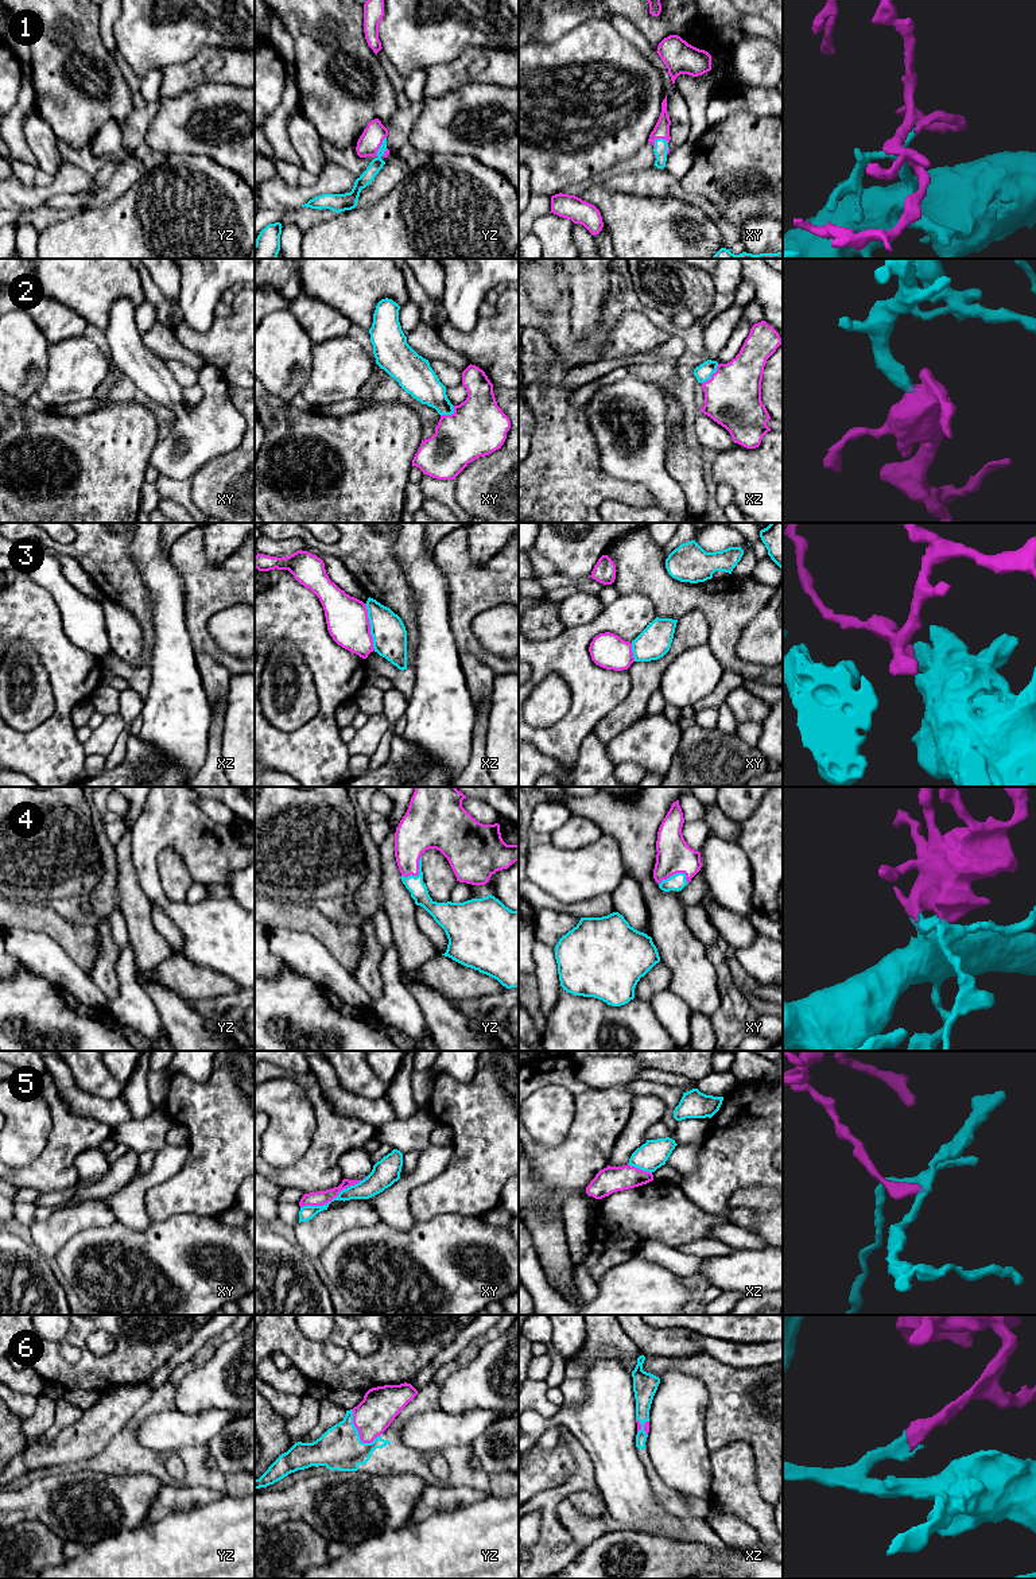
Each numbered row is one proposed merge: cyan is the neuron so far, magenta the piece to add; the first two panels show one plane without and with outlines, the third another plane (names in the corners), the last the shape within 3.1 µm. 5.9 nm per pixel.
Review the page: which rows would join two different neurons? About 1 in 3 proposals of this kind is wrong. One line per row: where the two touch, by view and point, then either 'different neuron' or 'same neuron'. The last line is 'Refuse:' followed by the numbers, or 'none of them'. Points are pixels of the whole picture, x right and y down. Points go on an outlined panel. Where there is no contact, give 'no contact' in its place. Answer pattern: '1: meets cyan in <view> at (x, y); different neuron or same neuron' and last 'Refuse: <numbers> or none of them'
1: meets cyan in xy at (656, 139); same neuron
2: meets cyan in xz at (710, 376); same neuron
3: meets cyan in xz at (371, 627); different neuron
4: meets cyan in yz at (419, 873); same neuron
5: meets cyan in xy at (334, 1198); different neuron
6: meets cyan in yz at (356, 1430); same neuron
Refuse: 3, 5

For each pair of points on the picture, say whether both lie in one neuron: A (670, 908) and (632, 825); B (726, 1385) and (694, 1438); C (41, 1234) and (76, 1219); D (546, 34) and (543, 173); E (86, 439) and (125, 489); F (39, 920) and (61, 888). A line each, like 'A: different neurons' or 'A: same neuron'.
A: same neuron
B: different neurons
C: same neuron
D: different neurons
E: same neuron
F: different neurons

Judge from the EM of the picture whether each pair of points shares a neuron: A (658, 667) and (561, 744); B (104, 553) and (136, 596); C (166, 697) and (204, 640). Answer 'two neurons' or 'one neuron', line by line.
A: two neurons
B: one neuron
C: two neurons

